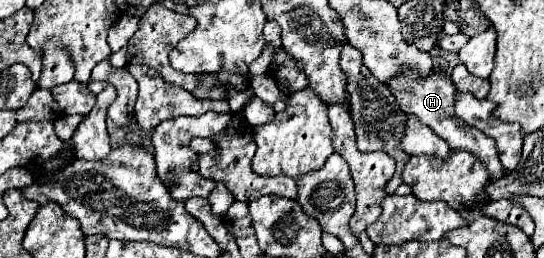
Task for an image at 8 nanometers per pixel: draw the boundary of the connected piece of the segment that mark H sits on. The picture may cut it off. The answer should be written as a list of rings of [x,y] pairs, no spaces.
[[[405,69],[403,75],[399,75],[397,79],[393,79],[389,83],[389,89],[395,95],[401,111],[405,111],[409,115],[415,115],[421,123],[429,125],[439,137],[443,137],[447,141],[451,151],[459,151],[459,149],[469,151],[475,159],[485,163],[491,181],[497,181],[501,177],[501,161],[497,157],[497,147],[495,147],[493,139],[487,137],[487,135],[481,135],[481,131],[461,123],[461,119],[455,117],[455,113],[453,113],[453,97],[455,97],[457,89],[455,89],[455,85],[449,81],[449,77],[445,73],[441,73],[441,75],[429,73],[427,79],[419,79],[417,75],[411,75],[409,69]]]

